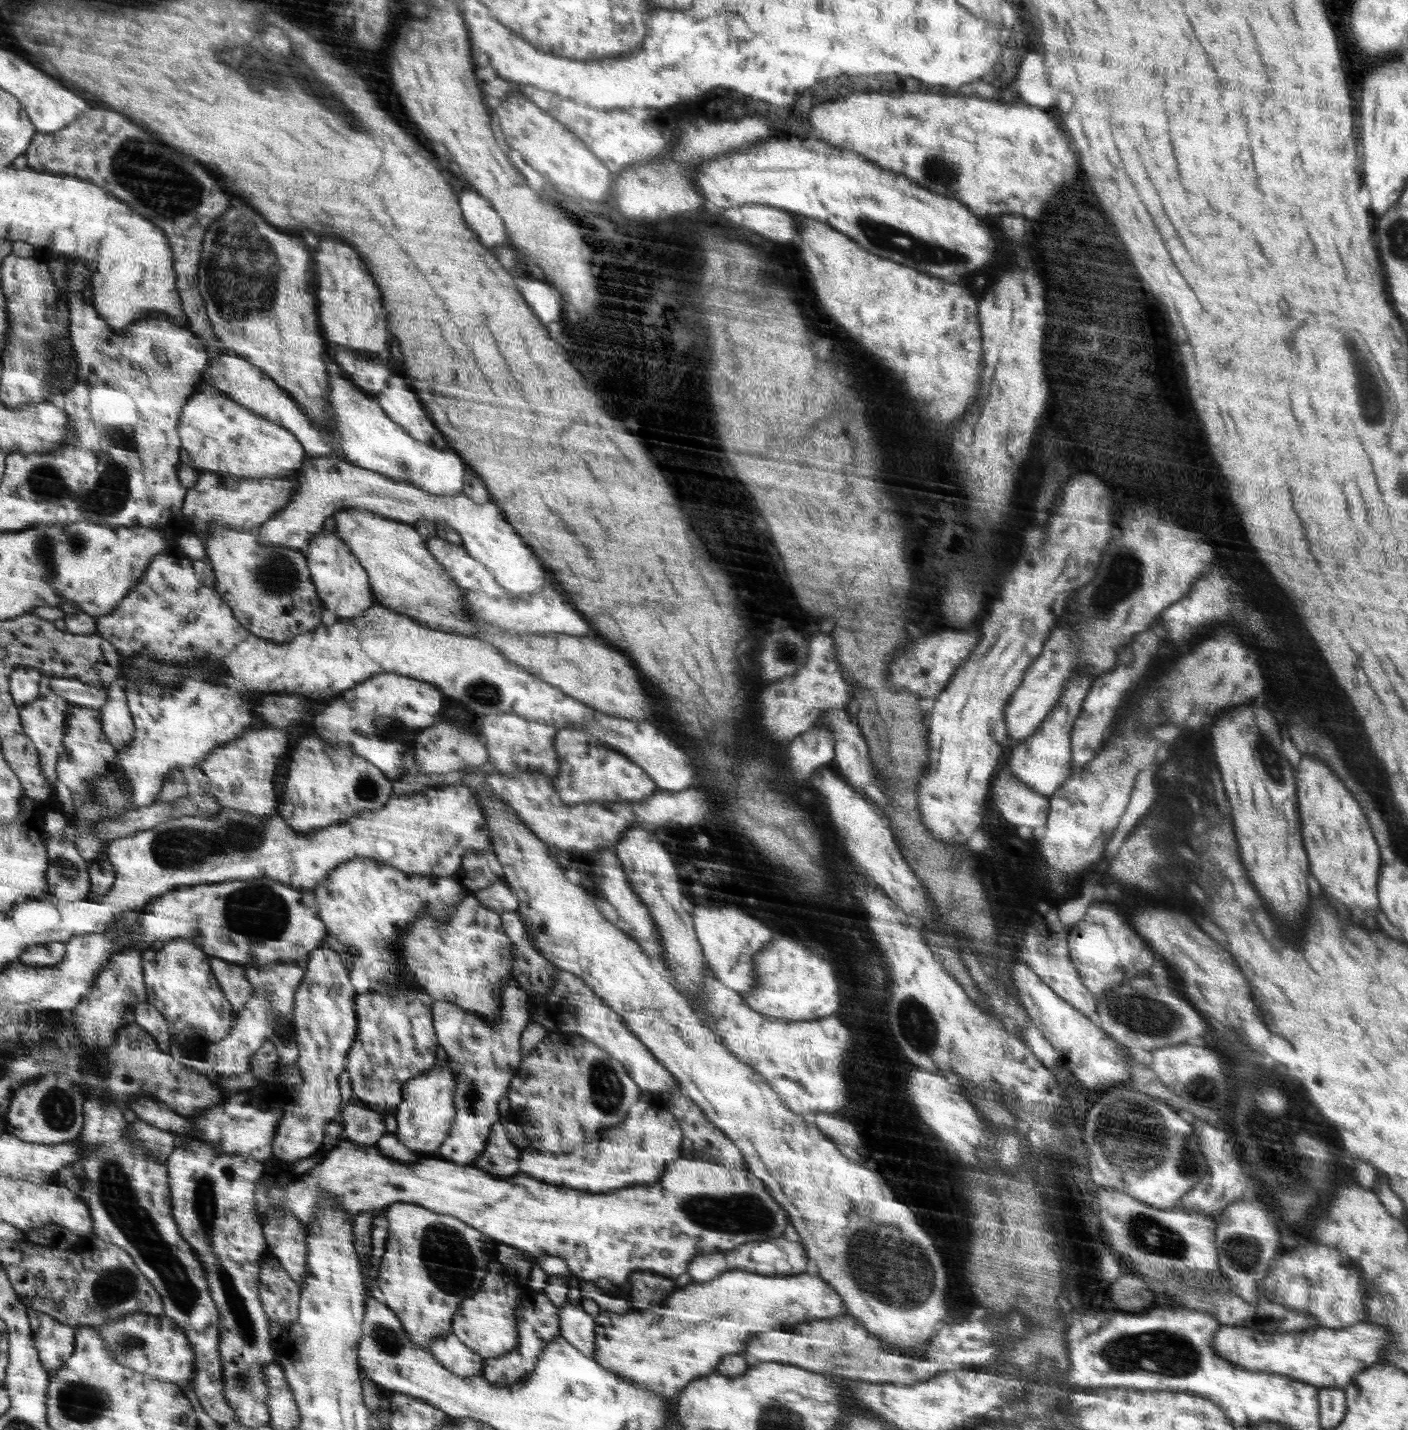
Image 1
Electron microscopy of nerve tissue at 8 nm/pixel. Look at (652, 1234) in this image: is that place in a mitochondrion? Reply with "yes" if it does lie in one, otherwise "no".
no

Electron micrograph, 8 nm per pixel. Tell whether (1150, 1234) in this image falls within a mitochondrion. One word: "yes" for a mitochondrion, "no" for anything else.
yes

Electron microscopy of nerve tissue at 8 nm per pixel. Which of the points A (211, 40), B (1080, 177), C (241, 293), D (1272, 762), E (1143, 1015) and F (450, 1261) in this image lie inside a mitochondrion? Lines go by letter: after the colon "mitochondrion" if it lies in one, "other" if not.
A: mitochondrion
B: other
C: mitochondrion
D: mitochondrion
E: mitochondrion
F: mitochondrion

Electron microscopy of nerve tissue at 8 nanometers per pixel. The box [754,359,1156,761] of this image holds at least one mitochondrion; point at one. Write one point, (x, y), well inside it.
(1123, 577)

